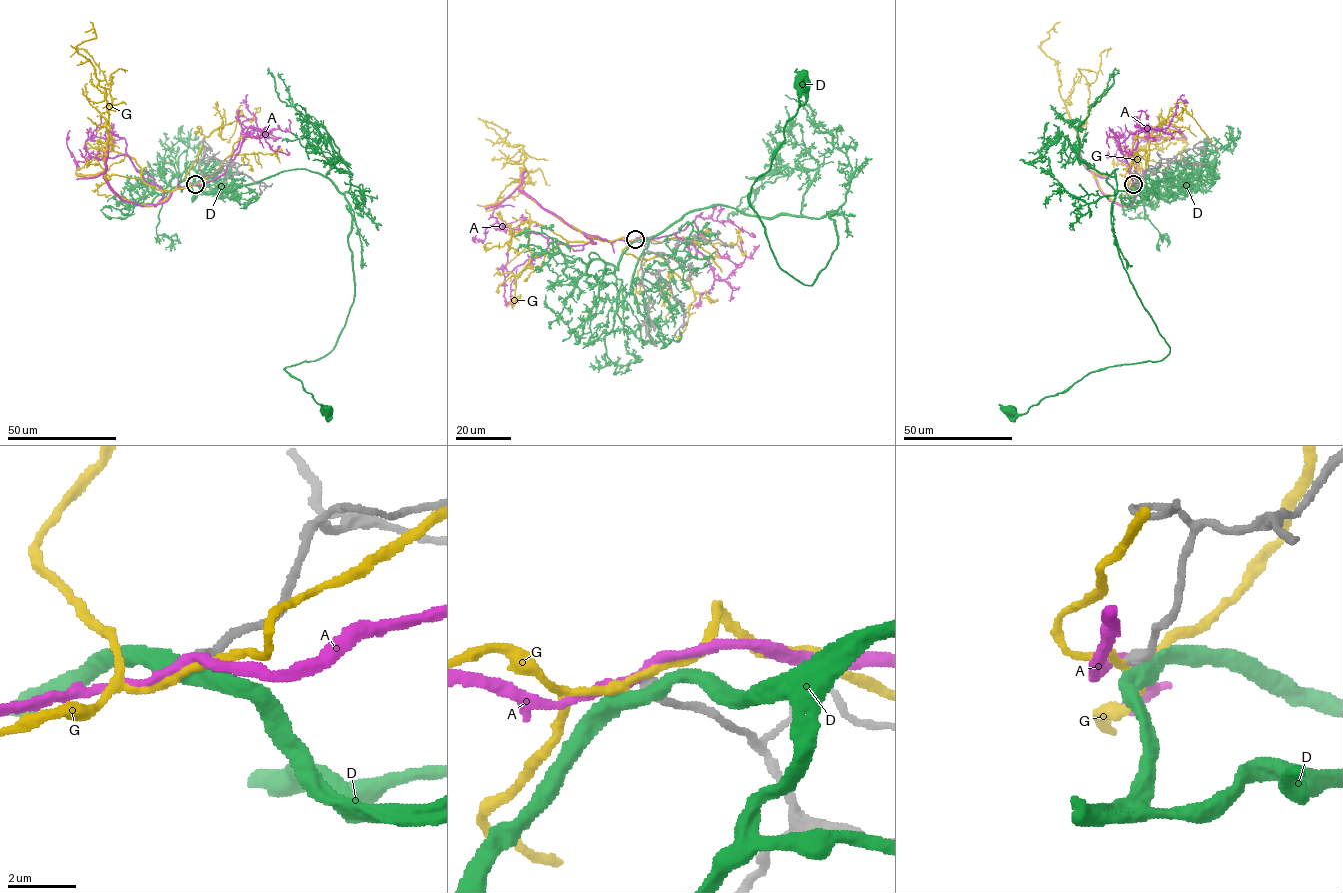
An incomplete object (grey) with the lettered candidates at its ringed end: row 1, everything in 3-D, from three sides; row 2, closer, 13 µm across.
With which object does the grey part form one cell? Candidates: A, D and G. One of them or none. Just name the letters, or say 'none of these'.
none of these

